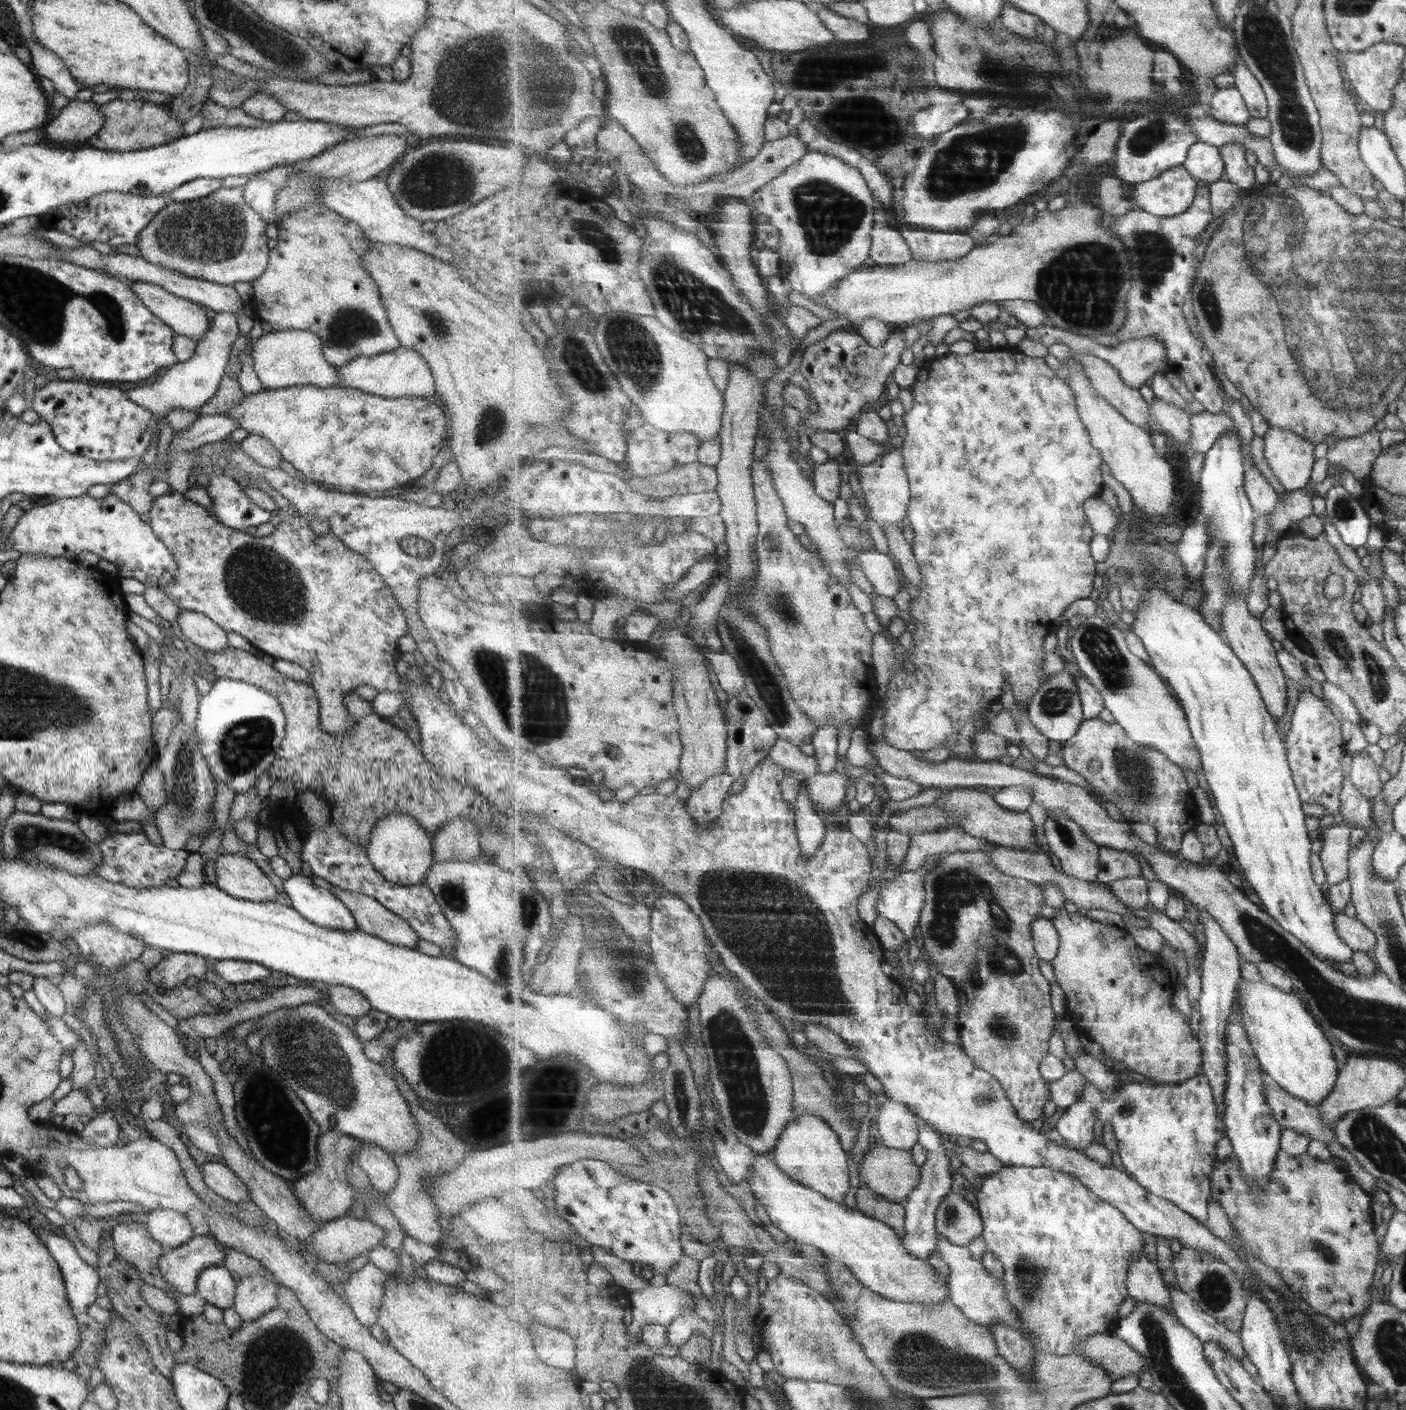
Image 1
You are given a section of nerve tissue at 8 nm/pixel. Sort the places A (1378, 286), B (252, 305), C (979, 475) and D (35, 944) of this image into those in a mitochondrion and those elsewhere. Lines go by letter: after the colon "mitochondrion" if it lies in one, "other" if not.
A: mitochondrion
B: other
C: other
D: mitochondrion

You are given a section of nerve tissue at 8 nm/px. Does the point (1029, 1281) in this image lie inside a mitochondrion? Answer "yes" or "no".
yes

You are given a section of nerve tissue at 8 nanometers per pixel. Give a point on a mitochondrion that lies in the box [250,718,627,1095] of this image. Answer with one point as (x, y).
(452, 894)

